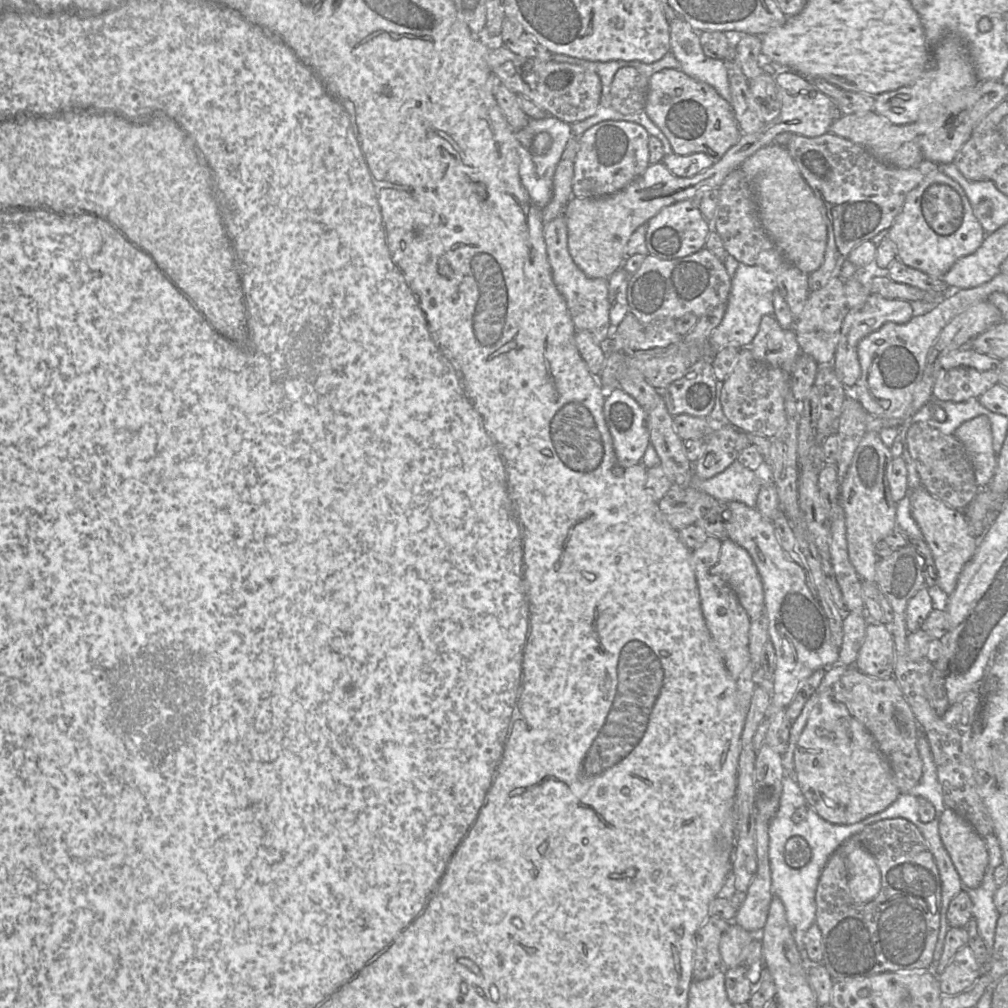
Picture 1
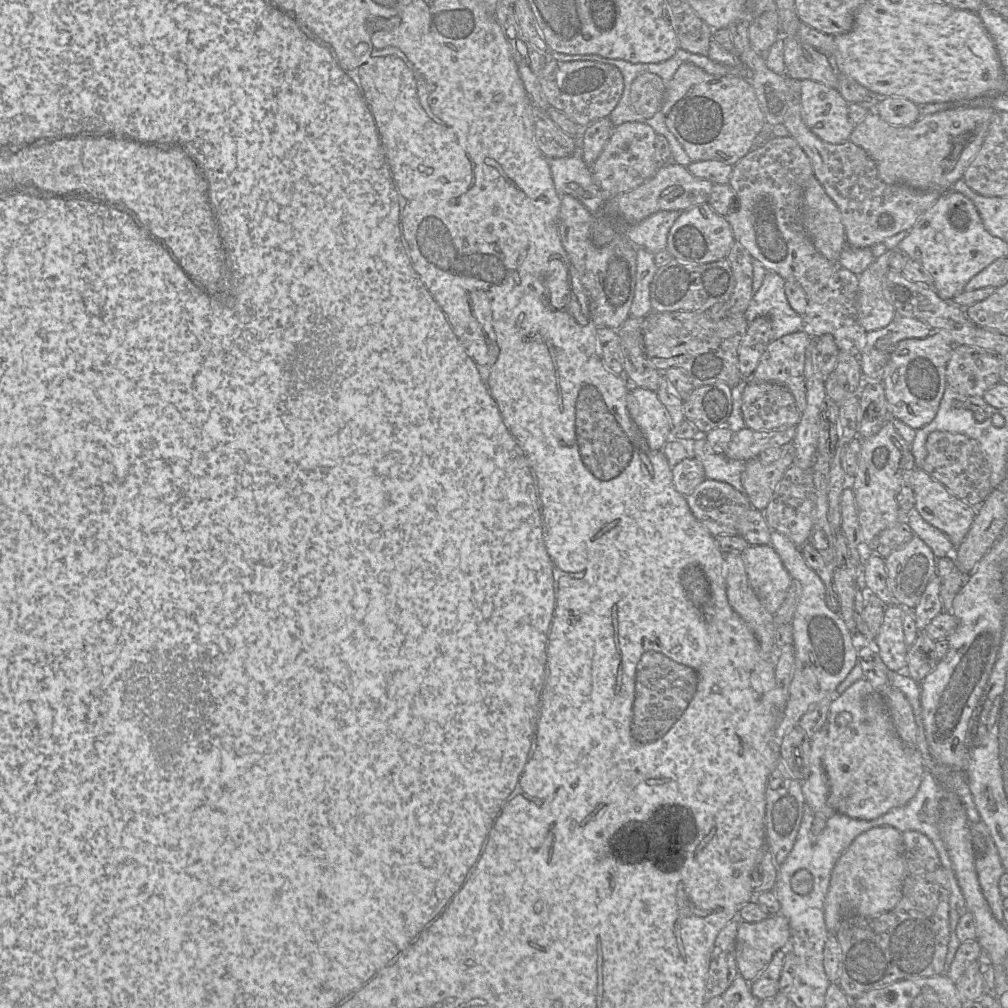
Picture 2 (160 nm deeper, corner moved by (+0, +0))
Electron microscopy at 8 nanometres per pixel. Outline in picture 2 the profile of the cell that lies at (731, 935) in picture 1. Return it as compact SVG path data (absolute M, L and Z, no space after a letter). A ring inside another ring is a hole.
M781 914L758 922L741 921L736 937L736 961L739 974L752 982L768 966L778 951L789 950L791 932Z

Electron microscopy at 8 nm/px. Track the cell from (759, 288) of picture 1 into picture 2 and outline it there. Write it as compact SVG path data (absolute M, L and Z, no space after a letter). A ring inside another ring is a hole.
M767 271L763 283L759 290L755 292L744 311L743 315L748 322L757 317L768 316L773 322L773 328L770 334L770 341L774 341L784 335L803 330L803 315L796 313L789 305L785 290L785 280L773 271Z

